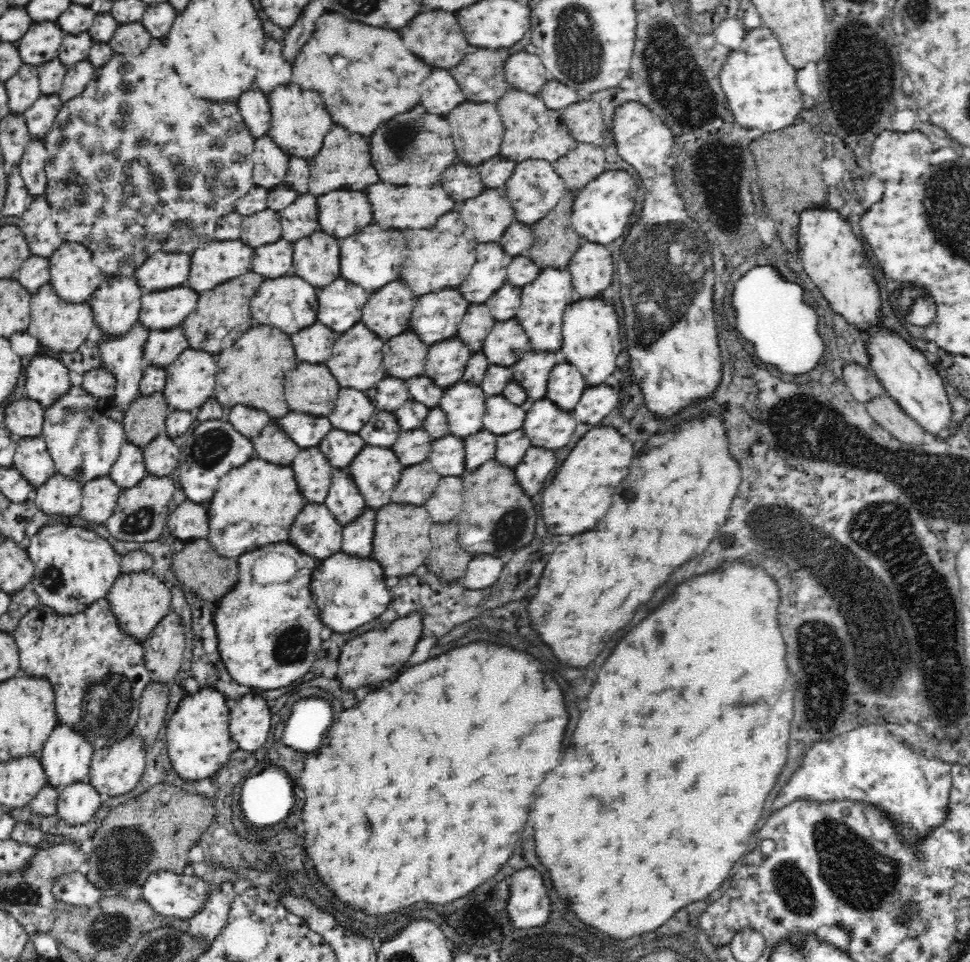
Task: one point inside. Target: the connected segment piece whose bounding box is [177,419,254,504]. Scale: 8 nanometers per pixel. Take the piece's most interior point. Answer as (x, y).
(215, 447)

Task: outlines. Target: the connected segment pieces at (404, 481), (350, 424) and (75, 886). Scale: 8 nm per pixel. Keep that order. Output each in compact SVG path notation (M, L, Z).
M422 462L418 466L410 466L402 472L398 490L394 492L392 502L422 506L436 490L440 482L440 474L434 472L430 462Z
M342 388L338 402L328 418L336 430L346 430L356 434L370 420L372 414L374 406L366 394L362 394L360 390Z
M86 864L75 873L61 876L53 886L53 893L57 900L76 906L88 907L97 902L102 892L88 882Z

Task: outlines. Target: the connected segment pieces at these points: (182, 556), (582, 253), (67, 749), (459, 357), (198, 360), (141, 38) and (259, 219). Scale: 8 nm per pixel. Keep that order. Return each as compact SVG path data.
M200 539L186 544L181 552L173 556L171 571L175 583L190 589L196 597L215 606L218 606L221 600L236 588L239 579L239 567L236 560L219 557L206 540Z
M584 244L568 266L577 299L614 298L614 262L606 246Z
M57 725L44 748L38 754L42 763L42 772L46 777L46 786L58 791L68 789L72 785L89 783L90 763L93 757L92 745L87 743L80 734L66 726Z
M460 340L438 342L438 346L430 348L426 362L426 376L434 380L440 388L450 388L460 382L473 352Z
M185 350L180 357L171 362L165 369L166 382L163 397L170 412L197 412L204 402L214 394L216 384L216 360L214 356L200 350Z
M134 22L120 25L108 44L115 54L135 57L140 56L152 44L152 36L141 22Z
M266 209L243 217L241 237L248 246L264 246L280 240L281 220L276 211Z

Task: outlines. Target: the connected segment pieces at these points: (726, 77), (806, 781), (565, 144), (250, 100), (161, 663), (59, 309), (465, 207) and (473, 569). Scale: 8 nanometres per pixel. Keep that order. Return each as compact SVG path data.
M766 26L747 30L741 45L726 59L720 74L721 85L729 100L730 110L744 128L776 132L792 126L804 110L802 92L796 86L798 68L788 64L778 35Z
M866 724L850 732L842 732L830 740L814 740L804 752L798 766L787 778L786 784L778 790L774 798L773 808L782 808L796 798L810 795L813 798L862 798L870 802L880 803L886 810L901 817L906 823L908 835L926 834L932 826L938 826L946 816L946 804L951 792L951 766L948 760L936 756L926 756L923 752L916 752L910 744L896 740L884 726Z
M508 90L498 102L498 110L502 114L504 130L506 130L502 144L502 156L506 160L522 162L534 158L534 160L548 160L553 163L576 148L578 142L570 134L562 111L550 110L543 100L532 94L520 90Z
M249 90L242 94L236 108L248 129L248 133L256 140L267 134L271 125L271 114L267 96L258 94L258 90Z
M171 612L154 630L154 634L143 645L145 667L150 671L152 682L172 684L185 649L185 632L179 616Z
M50 284L42 286L36 294L31 295L31 320L26 332L38 339L42 348L61 353L74 353L86 340L90 328L94 328L94 314L88 303L68 304L51 288Z
M486 190L460 206L462 222L474 232L476 242L498 242L510 224L518 221L508 198L500 190Z
M479 554L469 562L461 583L466 589L478 590L491 587L502 574L506 556Z

